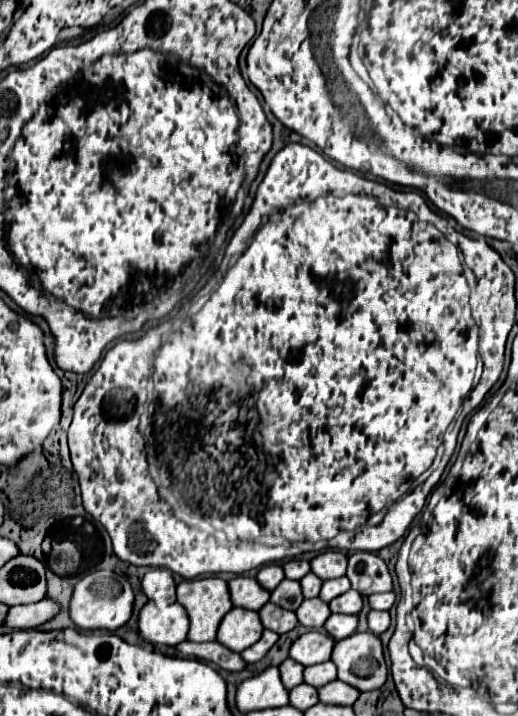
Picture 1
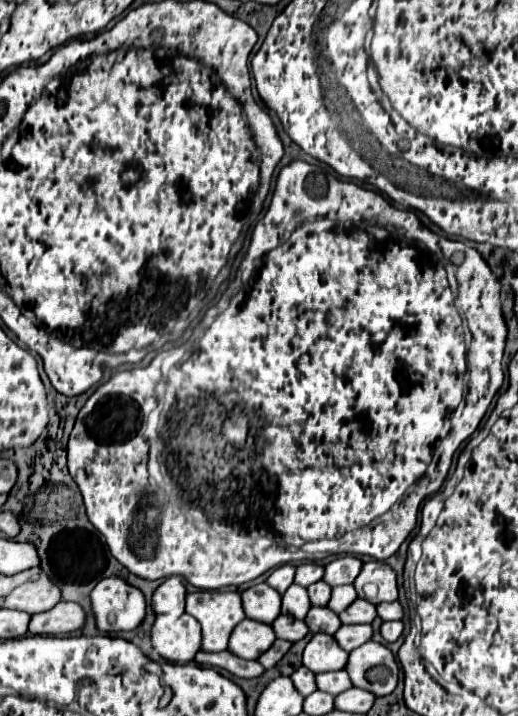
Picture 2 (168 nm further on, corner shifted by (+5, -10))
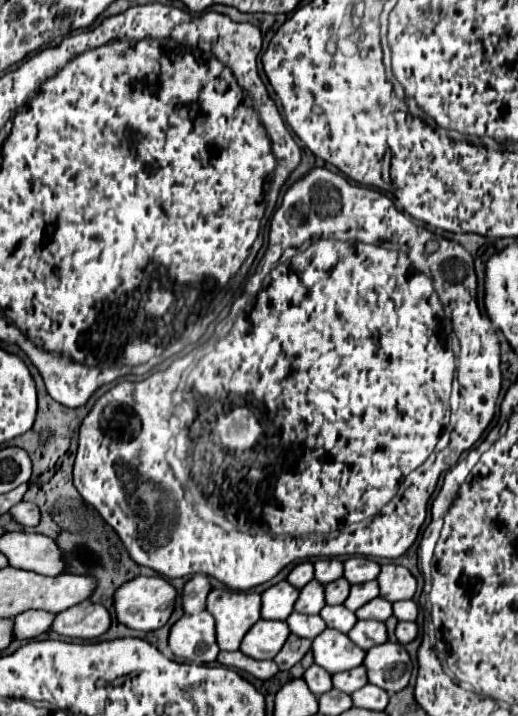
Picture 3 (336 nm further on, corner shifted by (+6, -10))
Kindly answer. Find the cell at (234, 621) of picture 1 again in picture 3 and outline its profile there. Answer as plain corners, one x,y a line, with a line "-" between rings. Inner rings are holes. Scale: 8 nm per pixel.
260,619
250,627
246,637
240,643
240,651
254,659
274,659
274,655
282,649
290,629
284,621
264,621

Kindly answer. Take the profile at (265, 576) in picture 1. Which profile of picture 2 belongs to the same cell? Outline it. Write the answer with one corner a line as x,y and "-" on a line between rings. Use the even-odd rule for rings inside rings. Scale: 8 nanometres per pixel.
283,565
283,567
279,567
279,569
275,569
271,575
269,575
269,579
267,579
267,583
273,587
273,589
277,589
279,593
285,593
287,589
289,589
289,585
293,583
293,579
295,579
295,565

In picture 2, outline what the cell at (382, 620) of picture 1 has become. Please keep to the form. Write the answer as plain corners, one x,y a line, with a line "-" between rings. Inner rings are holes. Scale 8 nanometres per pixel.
387,621
381,627
381,635
385,641
397,641
403,633
403,623
401,621

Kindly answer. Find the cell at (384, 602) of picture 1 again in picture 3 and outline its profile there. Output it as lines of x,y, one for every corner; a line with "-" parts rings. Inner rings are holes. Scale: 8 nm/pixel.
396,601
394,617
398,621
414,621
418,617
418,605
414,601

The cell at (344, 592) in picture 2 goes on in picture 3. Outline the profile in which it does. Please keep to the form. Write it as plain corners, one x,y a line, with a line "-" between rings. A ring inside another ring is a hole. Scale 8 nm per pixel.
374,581
360,583
360,585
350,585
350,595
346,597
344,605
350,607
350,611
356,611
358,607
362,607
364,603
368,603
376,595
378,595
378,585

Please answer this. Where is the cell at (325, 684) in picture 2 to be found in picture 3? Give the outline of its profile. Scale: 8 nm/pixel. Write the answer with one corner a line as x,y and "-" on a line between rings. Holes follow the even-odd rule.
362,665
354,667
350,671
332,675
332,687
342,693
354,693
356,689
360,689
364,685
366,685
366,669

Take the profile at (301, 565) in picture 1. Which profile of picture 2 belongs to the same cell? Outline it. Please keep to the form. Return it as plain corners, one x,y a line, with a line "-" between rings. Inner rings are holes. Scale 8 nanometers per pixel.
315,563
299,565
295,583
303,585
303,587
309,587
311,583
317,583
319,579
323,579
323,571
325,571
325,567
323,567
323,565
315,565

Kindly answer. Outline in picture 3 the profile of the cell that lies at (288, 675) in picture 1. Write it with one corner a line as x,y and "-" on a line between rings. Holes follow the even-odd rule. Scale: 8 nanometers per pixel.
318,665
308,667
302,679
306,681
308,689
310,689
314,695
322,695
324,691
330,691
330,689
332,689
332,687
330,687
330,673
324,671
324,669
318,667

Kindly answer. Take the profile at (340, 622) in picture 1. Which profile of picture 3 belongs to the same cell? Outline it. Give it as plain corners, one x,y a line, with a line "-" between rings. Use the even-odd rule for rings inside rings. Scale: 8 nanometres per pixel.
358,621
346,635
354,639
358,647
368,651
370,647
386,641
386,625
382,621

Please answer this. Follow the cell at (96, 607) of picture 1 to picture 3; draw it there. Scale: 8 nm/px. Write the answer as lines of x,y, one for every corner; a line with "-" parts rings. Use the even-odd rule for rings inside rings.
134,577
114,591
116,619
118,619
118,623
122,623
130,629
154,631
168,621
176,595
178,595
176,589
162,577

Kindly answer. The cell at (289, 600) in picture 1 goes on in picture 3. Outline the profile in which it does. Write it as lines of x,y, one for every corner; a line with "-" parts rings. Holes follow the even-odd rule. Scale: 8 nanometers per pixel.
318,581
306,583
306,587
300,589
300,595
294,603
294,611
304,613
304,615
318,615
318,611
324,607
322,599
322,585

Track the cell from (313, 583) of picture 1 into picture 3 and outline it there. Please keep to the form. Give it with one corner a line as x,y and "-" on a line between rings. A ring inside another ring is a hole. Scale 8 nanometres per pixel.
336,579
332,583
326,583
324,585
326,605
340,605
340,603
344,603
344,599
348,597
348,589
350,589
350,585
346,585
346,579

